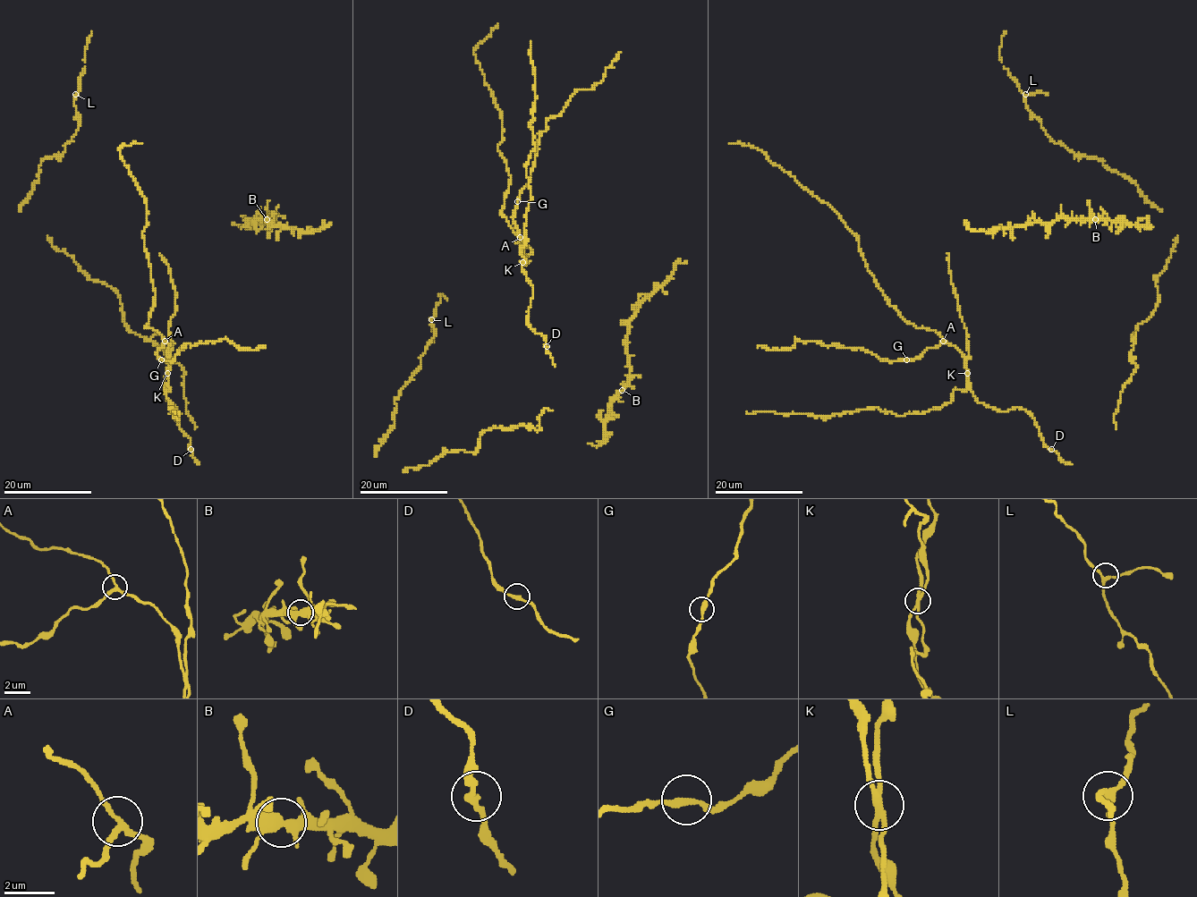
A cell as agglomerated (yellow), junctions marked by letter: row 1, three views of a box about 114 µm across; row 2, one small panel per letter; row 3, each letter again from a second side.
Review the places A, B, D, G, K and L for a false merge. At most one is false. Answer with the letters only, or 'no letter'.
K

